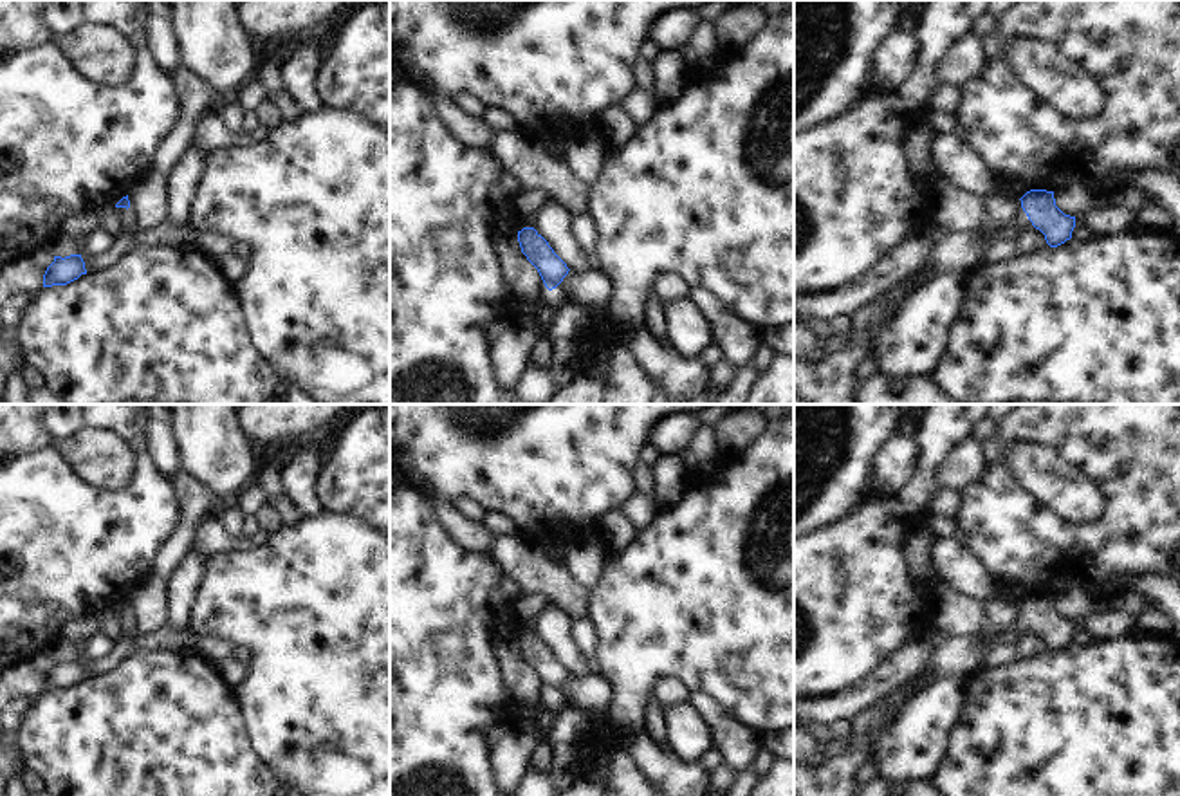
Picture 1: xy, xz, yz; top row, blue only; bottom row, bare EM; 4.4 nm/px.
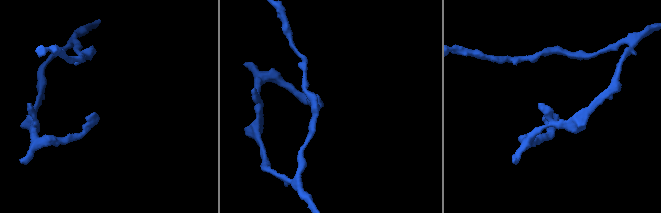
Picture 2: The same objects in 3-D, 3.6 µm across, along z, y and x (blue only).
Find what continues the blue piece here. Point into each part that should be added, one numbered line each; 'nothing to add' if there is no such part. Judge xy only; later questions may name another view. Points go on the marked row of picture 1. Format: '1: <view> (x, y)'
nothing to add

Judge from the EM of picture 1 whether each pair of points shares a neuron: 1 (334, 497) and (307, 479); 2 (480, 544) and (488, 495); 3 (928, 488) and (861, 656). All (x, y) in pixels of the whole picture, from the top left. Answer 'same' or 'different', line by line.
1: different
2: different
3: same

